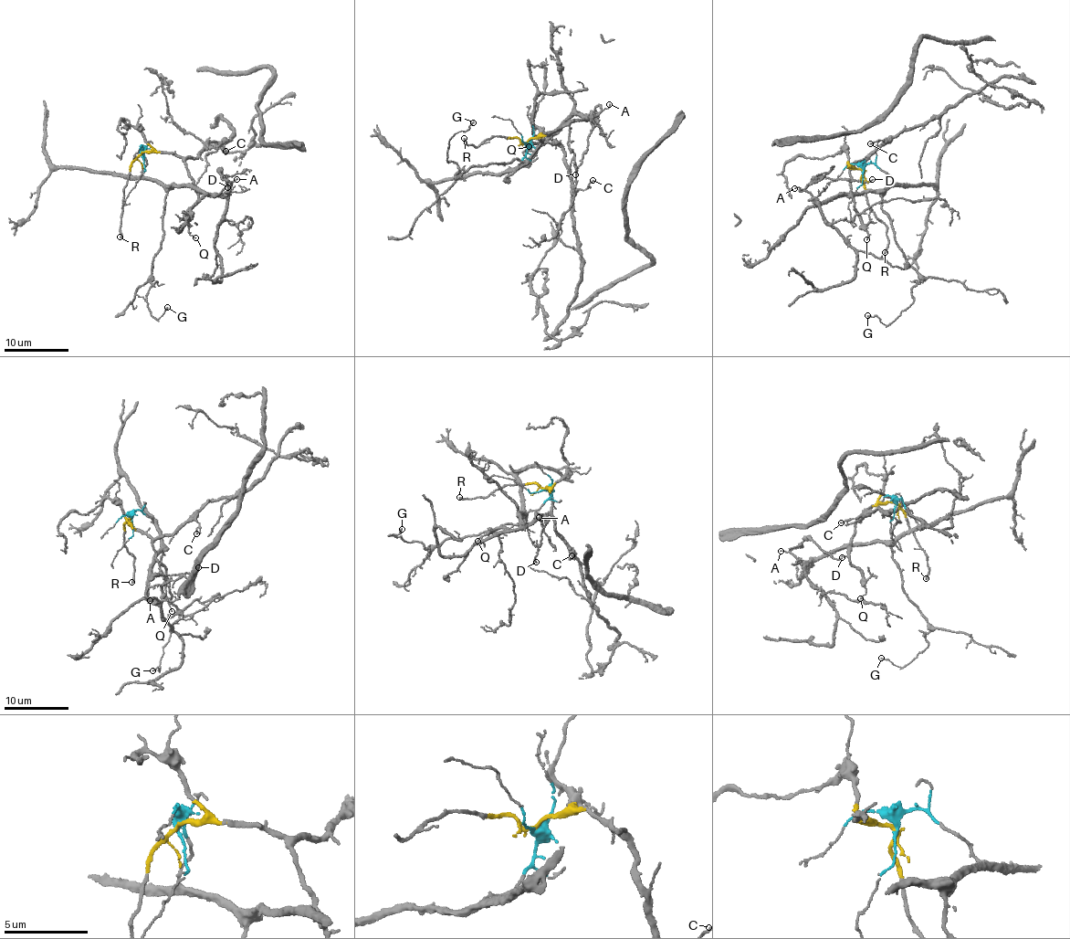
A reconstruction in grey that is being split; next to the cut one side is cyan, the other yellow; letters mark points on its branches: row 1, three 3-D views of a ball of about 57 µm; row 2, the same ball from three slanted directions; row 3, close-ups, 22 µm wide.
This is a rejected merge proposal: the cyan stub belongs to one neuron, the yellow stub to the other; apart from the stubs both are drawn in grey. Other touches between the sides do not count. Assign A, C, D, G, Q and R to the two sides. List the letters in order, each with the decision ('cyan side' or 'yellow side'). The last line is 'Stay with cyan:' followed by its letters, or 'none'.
A: cyan side
C: yellow side
D: cyan side
G: cyan side
Q: yellow side
R: yellow side
Stay with cyan: A, D, G

